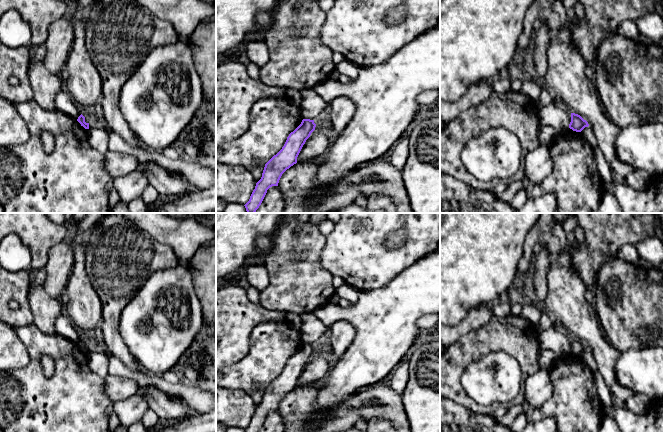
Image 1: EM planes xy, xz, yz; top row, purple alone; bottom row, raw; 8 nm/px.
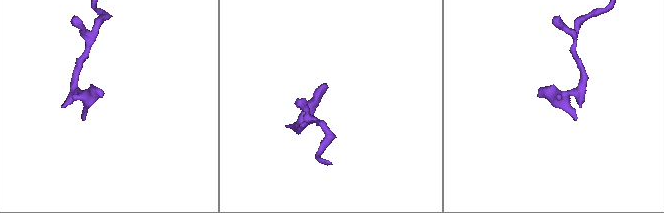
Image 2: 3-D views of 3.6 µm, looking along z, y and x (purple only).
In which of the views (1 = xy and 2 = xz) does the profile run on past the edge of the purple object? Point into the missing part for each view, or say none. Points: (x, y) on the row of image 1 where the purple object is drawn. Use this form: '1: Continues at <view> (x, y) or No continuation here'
1: No continuation here
2: No continuation here

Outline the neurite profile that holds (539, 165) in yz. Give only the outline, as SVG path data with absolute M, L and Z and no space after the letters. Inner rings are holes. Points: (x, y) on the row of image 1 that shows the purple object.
M539 145L525 157L525 178L533 185L540 184L553 172L550 148Z

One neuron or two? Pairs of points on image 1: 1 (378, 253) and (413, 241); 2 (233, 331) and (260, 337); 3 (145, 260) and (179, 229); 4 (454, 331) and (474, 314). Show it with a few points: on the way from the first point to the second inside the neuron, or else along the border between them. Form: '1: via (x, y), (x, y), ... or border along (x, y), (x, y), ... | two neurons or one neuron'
1: via (387, 254), (400, 254), (404, 250) | one neuron
2: border along (269, 321), (253, 328), (248, 352), (242, 357) | two neurons
3: border along (143, 230), (156, 240), (167, 244), (179, 260) | two neurons
4: via (459, 330), (470, 319) | one neuron

